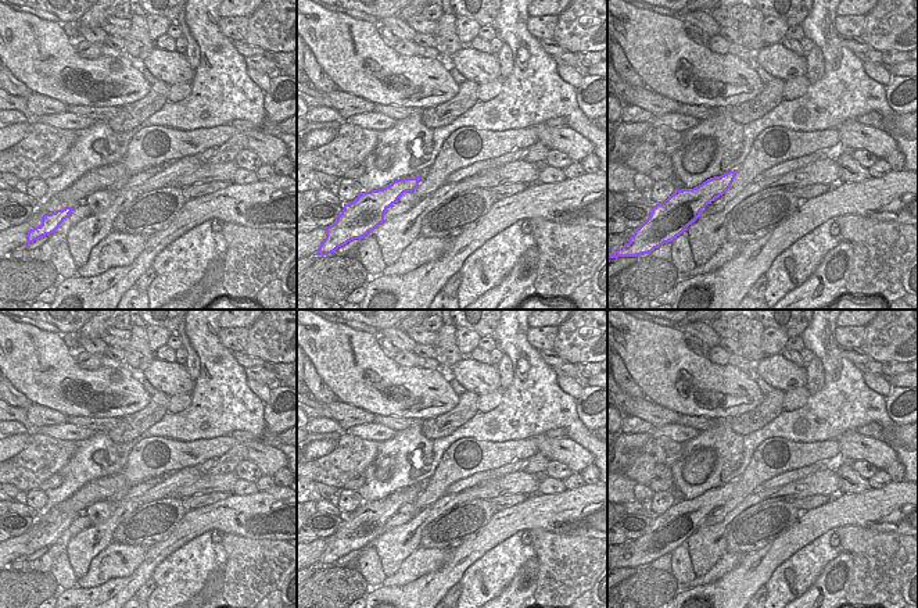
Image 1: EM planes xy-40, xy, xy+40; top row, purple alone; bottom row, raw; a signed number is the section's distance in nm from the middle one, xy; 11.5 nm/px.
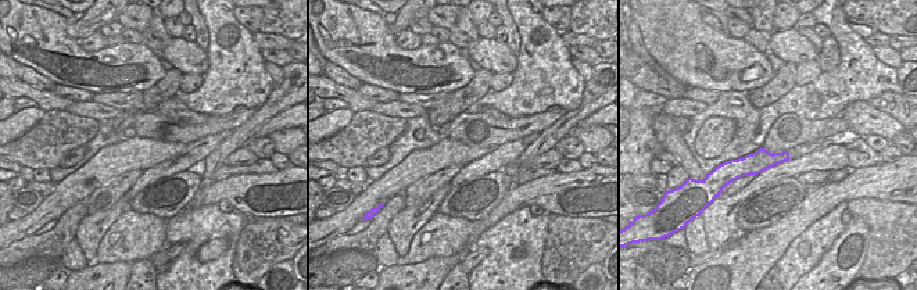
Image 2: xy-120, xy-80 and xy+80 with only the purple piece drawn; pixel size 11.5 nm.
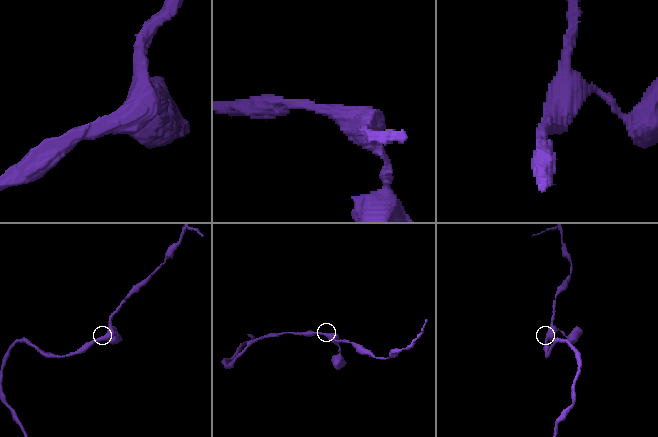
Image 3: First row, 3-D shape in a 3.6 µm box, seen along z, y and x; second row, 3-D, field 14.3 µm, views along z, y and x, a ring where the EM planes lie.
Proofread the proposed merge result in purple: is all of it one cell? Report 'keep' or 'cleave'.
keep

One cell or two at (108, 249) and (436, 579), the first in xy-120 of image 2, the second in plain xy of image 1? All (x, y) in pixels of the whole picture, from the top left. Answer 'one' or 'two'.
two

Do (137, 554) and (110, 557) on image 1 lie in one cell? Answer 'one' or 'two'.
one

